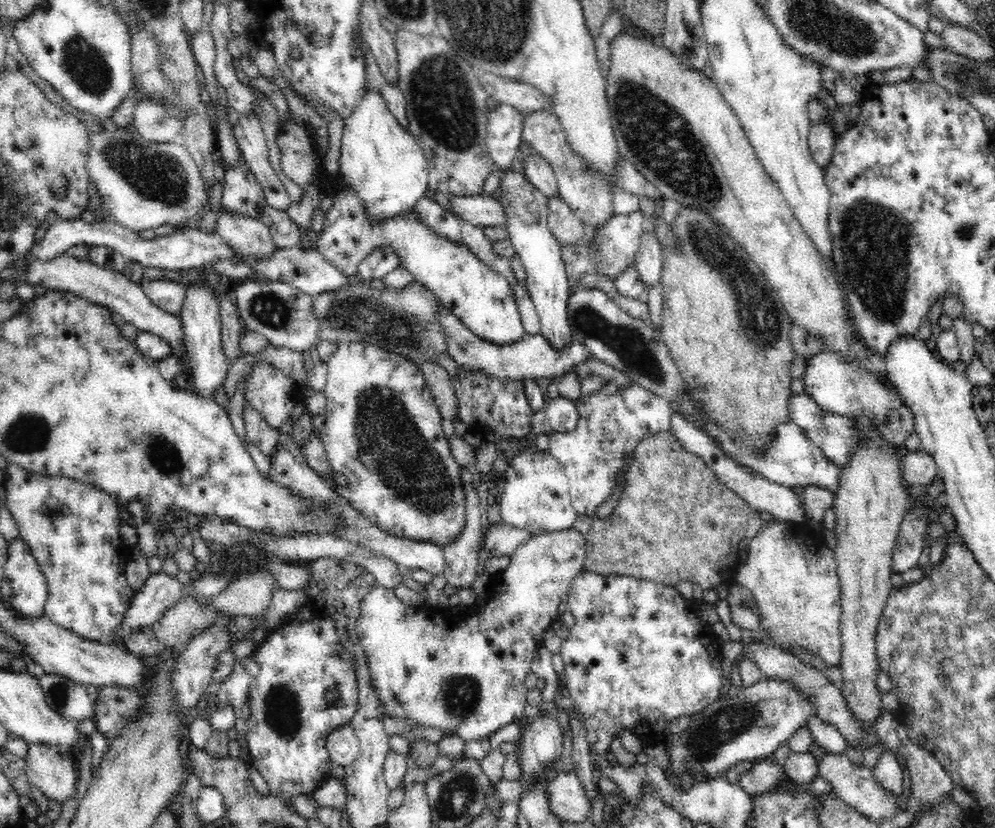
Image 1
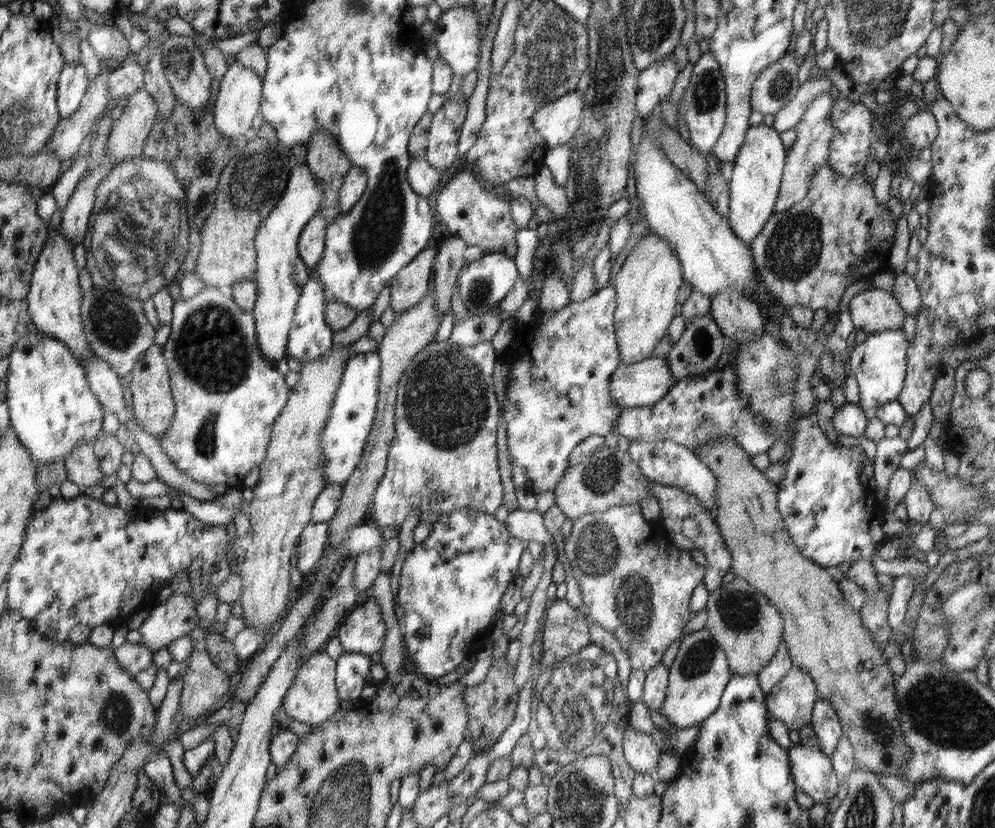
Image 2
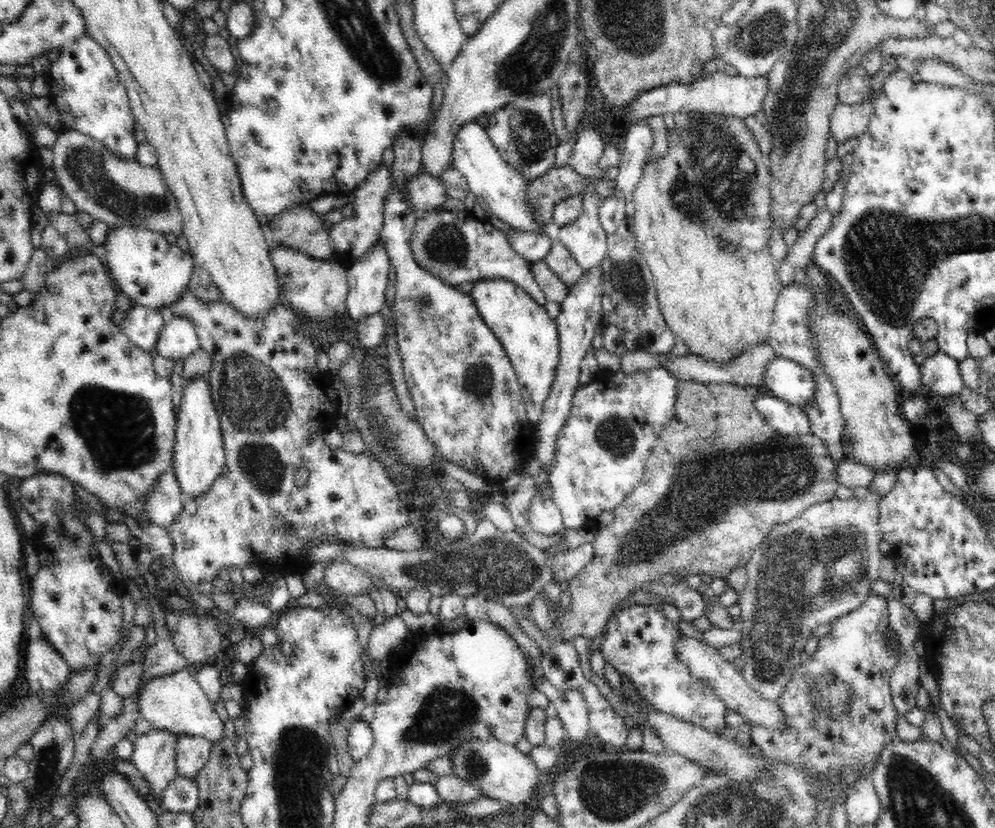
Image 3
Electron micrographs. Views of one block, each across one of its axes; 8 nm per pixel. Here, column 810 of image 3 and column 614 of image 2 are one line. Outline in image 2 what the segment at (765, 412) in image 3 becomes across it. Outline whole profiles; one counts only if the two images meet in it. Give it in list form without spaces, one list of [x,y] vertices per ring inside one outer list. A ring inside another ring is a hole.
[[[732,367],[710,370],[702,375],[681,378],[660,403],[650,407],[622,408],[618,421],[614,423],[612,434],[622,434],[634,443],[654,441],[674,441],[696,452],[700,445],[716,441],[718,437],[732,437],[746,454],[754,457],[767,453],[778,436],[768,434],[768,424],[758,422],[750,410],[750,400],[738,394],[737,374]]]

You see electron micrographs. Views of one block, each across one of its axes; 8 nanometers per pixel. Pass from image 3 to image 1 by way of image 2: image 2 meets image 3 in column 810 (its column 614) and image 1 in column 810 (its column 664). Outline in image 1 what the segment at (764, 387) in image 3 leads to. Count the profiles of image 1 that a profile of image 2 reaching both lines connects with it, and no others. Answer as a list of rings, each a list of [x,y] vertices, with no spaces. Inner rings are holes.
[[[819,352],[808,358],[802,381],[805,385],[804,393],[828,413],[850,419],[859,413],[868,413],[887,442],[904,446],[906,438],[915,432],[912,411],[904,403],[894,383],[878,379],[874,373],[859,368],[857,364],[847,364],[845,358],[839,358],[834,353]]]

